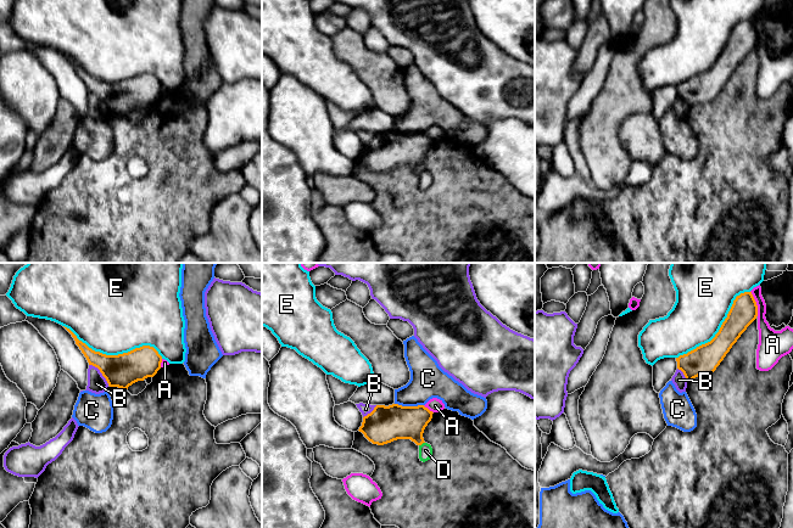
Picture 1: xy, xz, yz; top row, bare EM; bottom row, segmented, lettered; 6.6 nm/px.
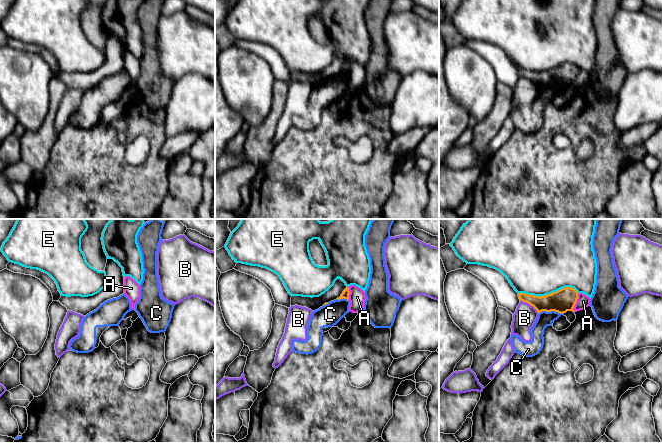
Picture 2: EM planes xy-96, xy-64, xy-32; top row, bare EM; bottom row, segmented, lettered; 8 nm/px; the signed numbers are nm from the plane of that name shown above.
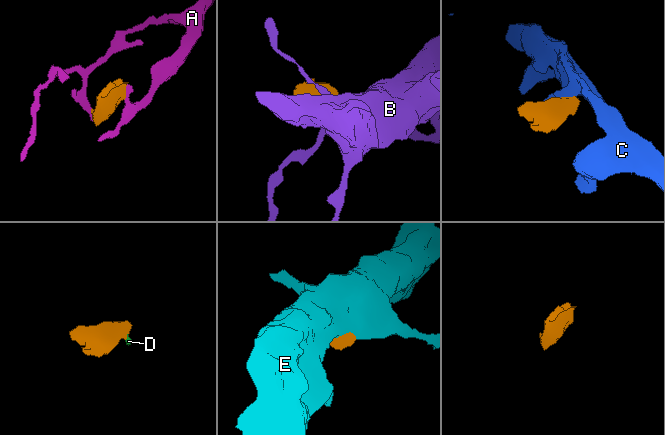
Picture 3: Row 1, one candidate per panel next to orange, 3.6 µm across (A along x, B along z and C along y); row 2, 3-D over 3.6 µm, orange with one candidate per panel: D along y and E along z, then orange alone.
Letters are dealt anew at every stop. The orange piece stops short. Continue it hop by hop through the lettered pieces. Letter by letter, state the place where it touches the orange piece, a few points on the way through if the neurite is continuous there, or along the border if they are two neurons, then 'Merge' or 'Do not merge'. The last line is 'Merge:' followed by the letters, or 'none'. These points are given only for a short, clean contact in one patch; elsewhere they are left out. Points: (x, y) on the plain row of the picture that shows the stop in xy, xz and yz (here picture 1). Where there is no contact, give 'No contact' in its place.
A: Touches orange at yz (755, 31). Do not merge
B: Touches orange at xy (100, 99). Boundary: xy (89, 91), (99, 97), (109, 112). Do not merge
C: Touches orange at xz (409, 134). Boundary: xz (395, 130), (423, 133). Do not merge
D: Touches orange at xz (422, 170). Path across: xz (392, 150), (401, 150), (422, 170), (425, 178). Merge
E: Touches orange at xy (113, 83). Do not merge
Merge: D

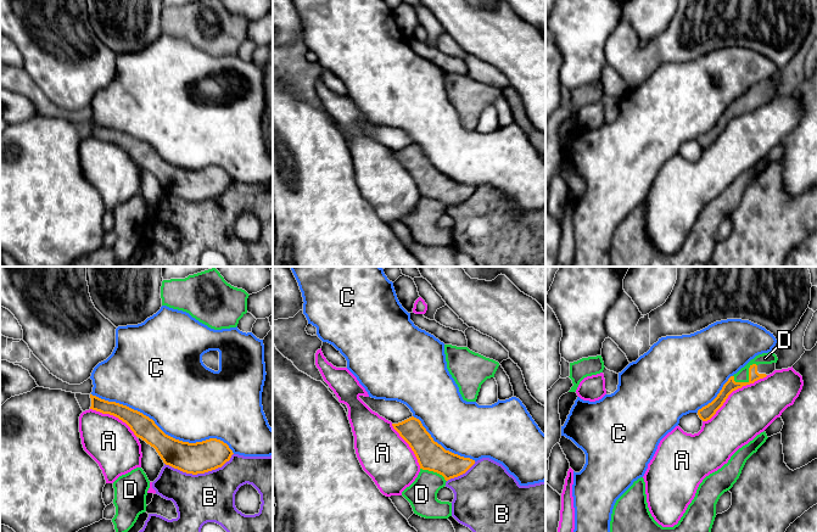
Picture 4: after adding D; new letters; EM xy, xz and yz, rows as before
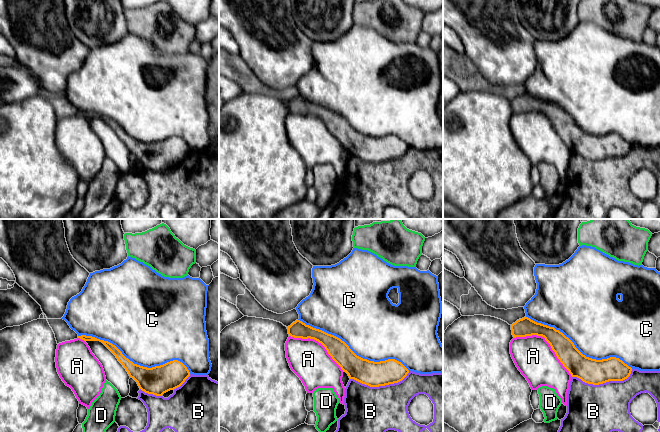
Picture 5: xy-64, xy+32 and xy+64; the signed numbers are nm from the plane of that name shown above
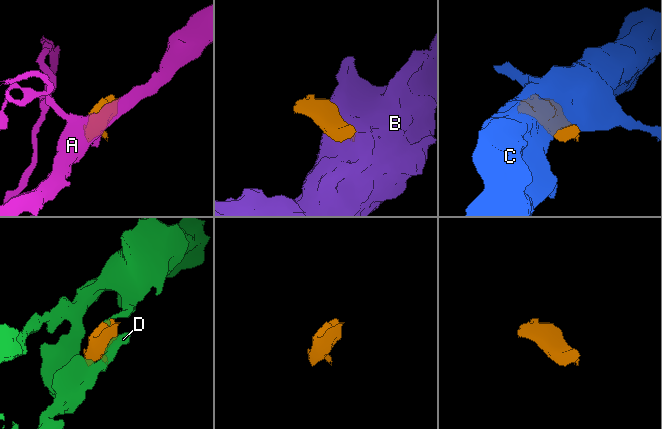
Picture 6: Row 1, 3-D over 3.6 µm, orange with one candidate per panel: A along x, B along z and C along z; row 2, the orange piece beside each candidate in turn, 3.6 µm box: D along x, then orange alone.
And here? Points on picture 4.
A: Touches orange at yz (733, 117). Do not merge
B: Touches orange at xy (200, 200). Do not merge
C: Touches orange at xy (162, 158). Do not merge
D: Touches orange at yz (749, 106). Merge
Merge: D

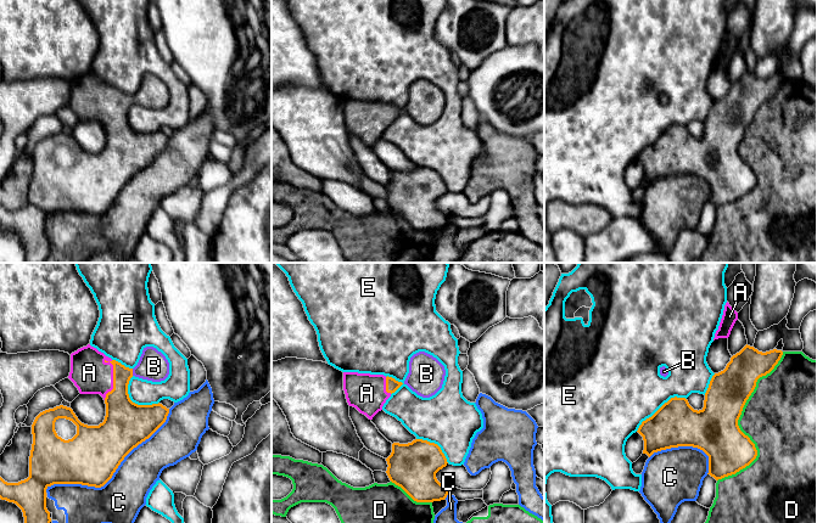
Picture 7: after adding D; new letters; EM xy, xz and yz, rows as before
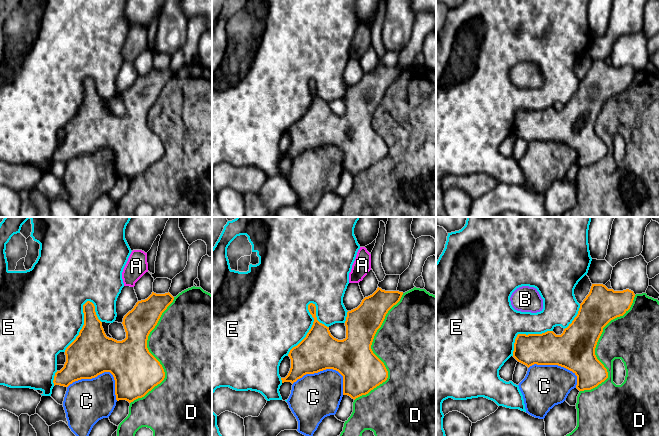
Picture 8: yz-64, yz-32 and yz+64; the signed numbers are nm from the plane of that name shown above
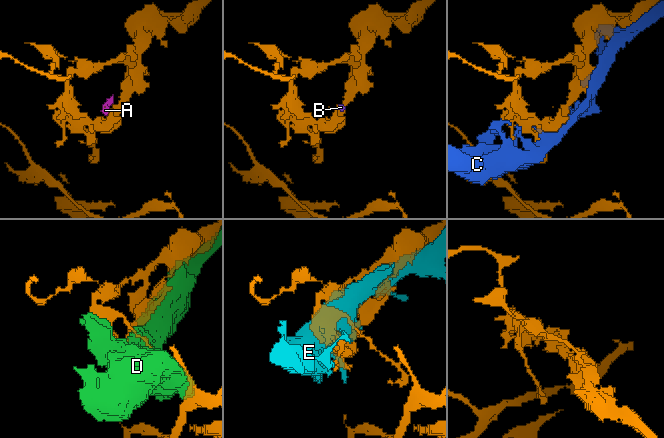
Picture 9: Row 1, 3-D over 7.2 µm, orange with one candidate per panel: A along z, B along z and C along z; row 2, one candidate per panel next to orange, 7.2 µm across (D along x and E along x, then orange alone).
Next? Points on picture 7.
A: Touches orange at xy (113, 106). Path across: xy (122, 142), (113, 117), (113, 106), (89, 100). Merge
B: Touches orange at xy (132, 100). Merge
C: Touches orange at xy (112, 202). Do not merge
D: Touches orange at yz (737, 150). Do not merge
E: Touches orange at yz (660, 135). Do not merge
Merge: A, B

